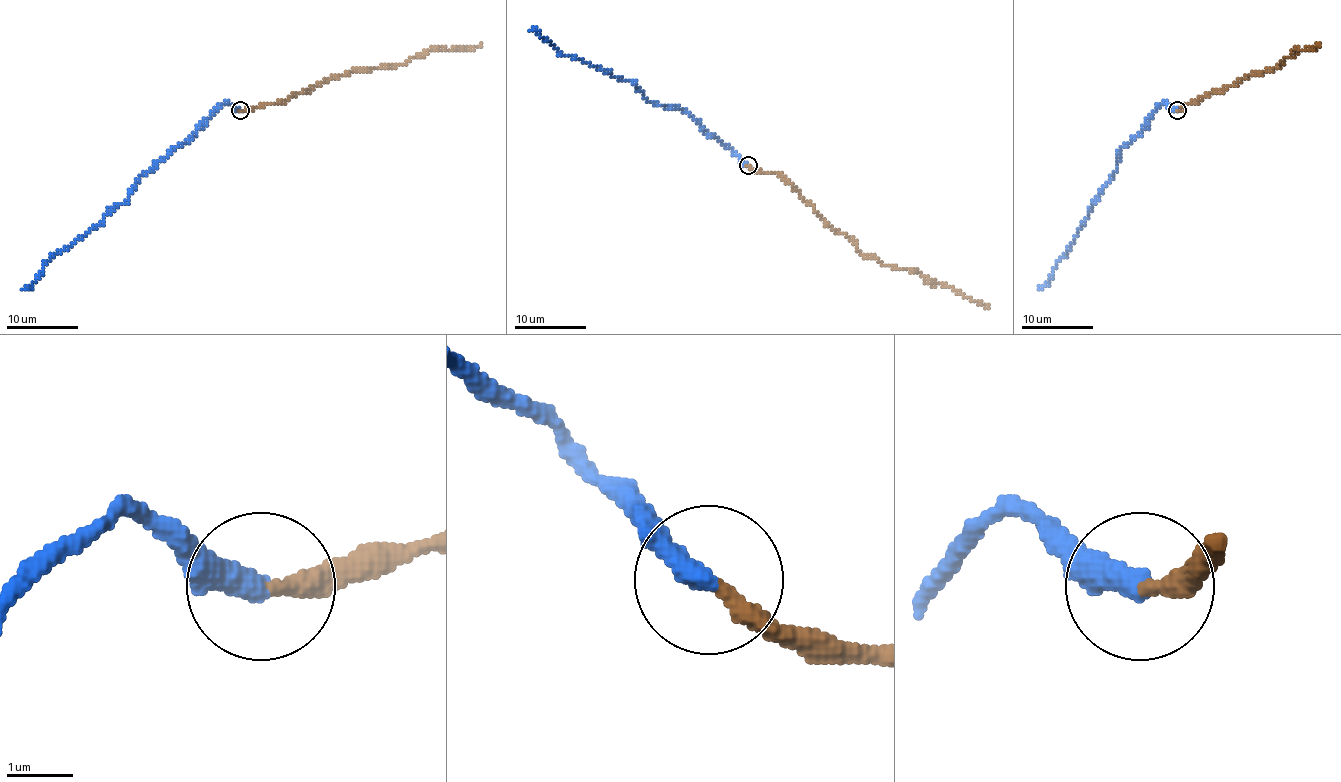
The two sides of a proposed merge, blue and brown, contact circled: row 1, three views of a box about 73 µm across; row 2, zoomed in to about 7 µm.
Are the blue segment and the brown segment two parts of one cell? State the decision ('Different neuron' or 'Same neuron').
Different neuron

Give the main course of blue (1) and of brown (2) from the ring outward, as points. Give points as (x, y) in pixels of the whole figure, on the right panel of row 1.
1: (1176, 110), (1162, 103), (1119, 151), (1114, 174), (1092, 201), (1068, 252), (1041, 290)
2: (1176, 110), (1198, 103), (1207, 94), (1221, 92), (1249, 74), (1278, 67), (1297, 49), (1312, 49), (1317, 42)

